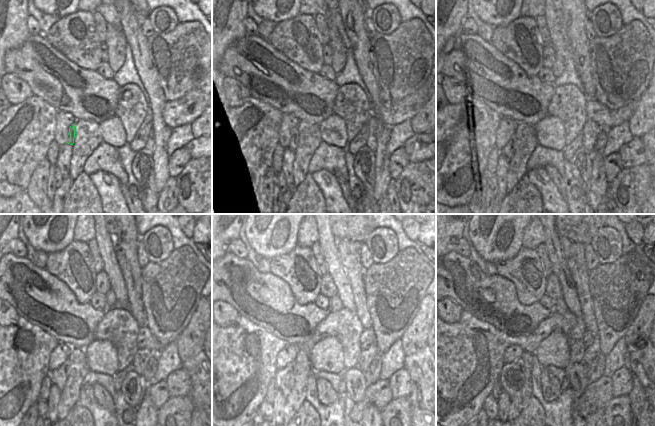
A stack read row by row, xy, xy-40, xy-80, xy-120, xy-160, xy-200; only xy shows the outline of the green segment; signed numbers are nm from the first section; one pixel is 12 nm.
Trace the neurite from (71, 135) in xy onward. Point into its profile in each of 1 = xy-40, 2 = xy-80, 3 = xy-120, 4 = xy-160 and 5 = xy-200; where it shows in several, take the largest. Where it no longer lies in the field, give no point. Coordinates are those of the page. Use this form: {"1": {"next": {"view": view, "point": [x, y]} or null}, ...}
{"1": {"next": {"view": "xy-40", "point": [293, 144]}}, "2": {"next": {"view": "xy-80", "point": [507, 151]}}, "3": {"next": {"view": "xy-120", "point": [59, 376]}}, "4": {"next": {"view": "xy-160", "point": [284, 378]}}, "5": {"next": {"view": "xy-200", "point": [511, 378]}}}

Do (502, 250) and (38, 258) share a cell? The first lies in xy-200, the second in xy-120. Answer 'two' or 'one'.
two

